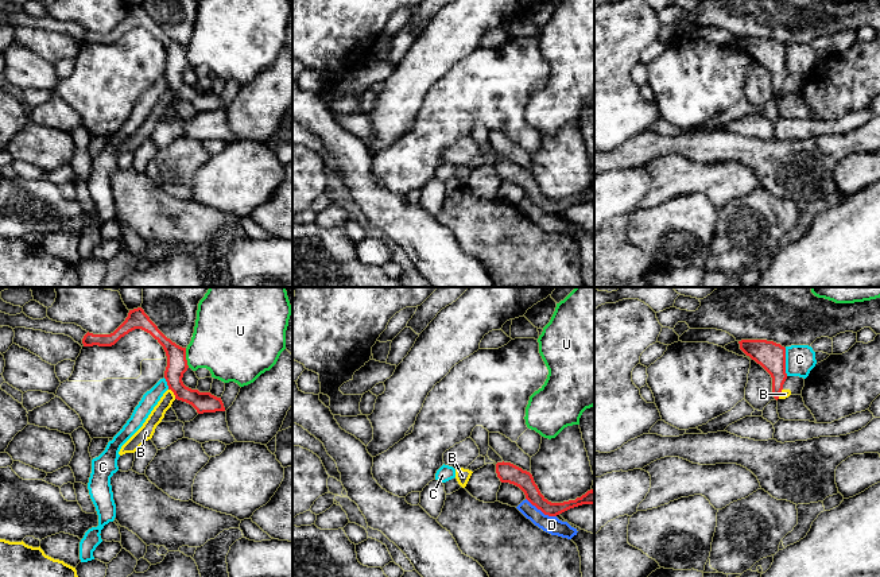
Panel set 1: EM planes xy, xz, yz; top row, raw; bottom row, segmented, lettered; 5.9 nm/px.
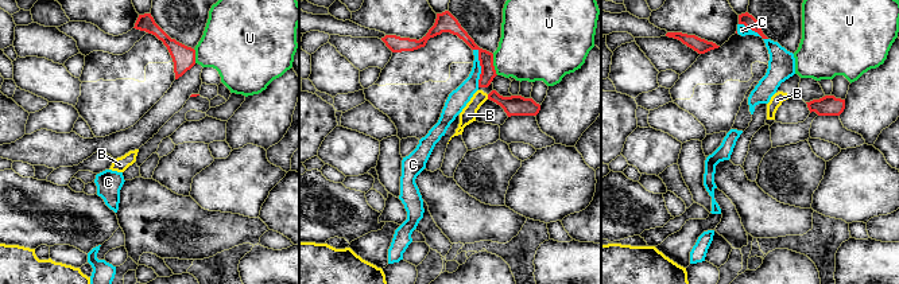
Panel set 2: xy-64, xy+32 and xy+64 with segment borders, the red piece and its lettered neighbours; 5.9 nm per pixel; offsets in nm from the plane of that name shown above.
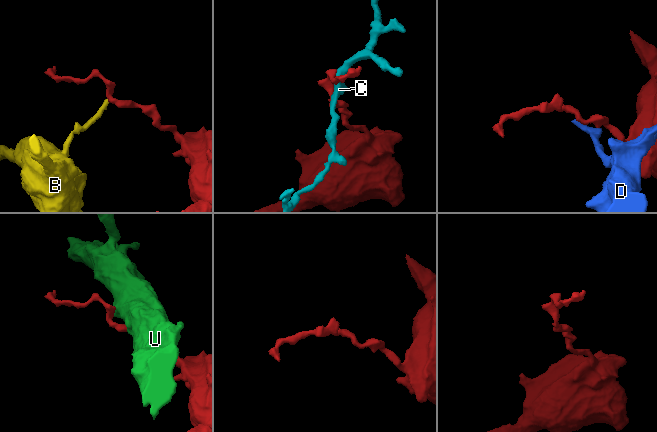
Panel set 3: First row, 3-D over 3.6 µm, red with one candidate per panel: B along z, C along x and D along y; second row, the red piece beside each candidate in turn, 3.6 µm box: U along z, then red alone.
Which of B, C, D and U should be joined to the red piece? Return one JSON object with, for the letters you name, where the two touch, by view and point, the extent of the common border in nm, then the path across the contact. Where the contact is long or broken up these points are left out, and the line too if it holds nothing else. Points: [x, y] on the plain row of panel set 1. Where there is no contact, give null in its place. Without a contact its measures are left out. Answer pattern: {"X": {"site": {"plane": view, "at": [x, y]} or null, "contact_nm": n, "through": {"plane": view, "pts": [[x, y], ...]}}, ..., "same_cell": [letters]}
{"same_cell": []}

